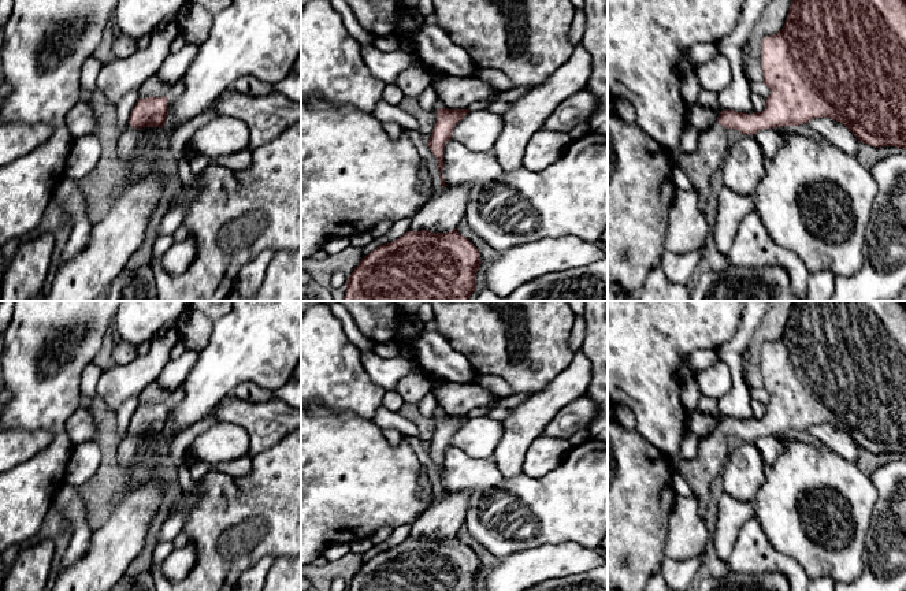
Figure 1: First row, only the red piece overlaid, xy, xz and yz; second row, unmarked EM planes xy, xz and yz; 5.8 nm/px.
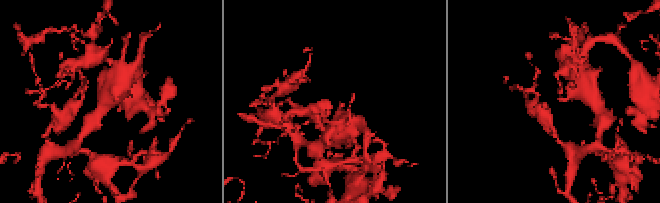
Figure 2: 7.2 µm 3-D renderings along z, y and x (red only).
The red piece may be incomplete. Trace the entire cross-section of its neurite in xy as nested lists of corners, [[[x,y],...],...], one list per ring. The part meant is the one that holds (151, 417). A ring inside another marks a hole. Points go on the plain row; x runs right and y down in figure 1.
[[[145,404],[138,405],[129,424],[129,431],[123,436],[118,458],[125,471],[130,471],[140,451],[137,449],[137,439],[142,434],[163,434],[168,421],[168,404]]]

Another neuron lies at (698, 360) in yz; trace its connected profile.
[[[708,347],[703,350],[694,350],[687,356],[687,363],[690,365],[693,378],[702,371],[710,368],[719,361],[717,347]]]

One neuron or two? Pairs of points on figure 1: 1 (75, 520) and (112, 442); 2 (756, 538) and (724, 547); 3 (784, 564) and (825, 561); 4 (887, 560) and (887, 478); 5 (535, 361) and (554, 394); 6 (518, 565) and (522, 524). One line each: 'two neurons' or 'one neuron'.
1: two neurons
2: two neurons
3: two neurons
4: one neuron
5: two neurons
6: two neurons

